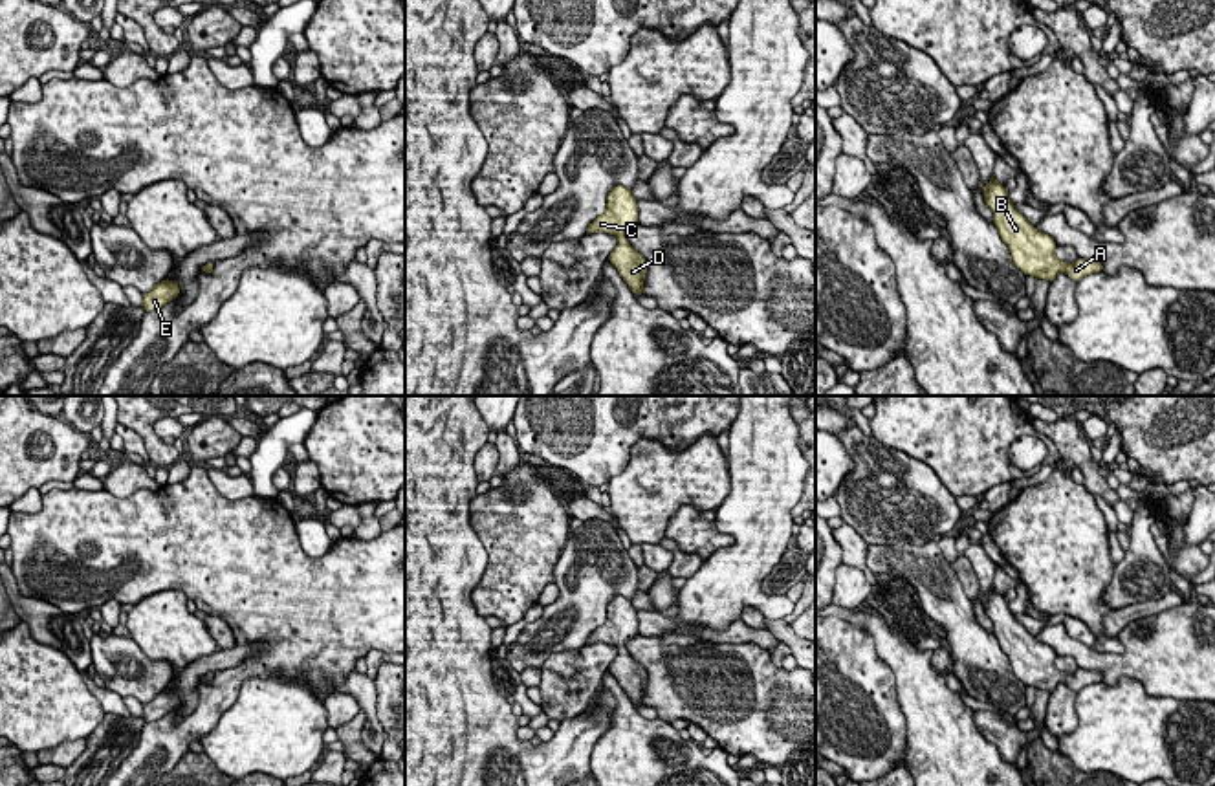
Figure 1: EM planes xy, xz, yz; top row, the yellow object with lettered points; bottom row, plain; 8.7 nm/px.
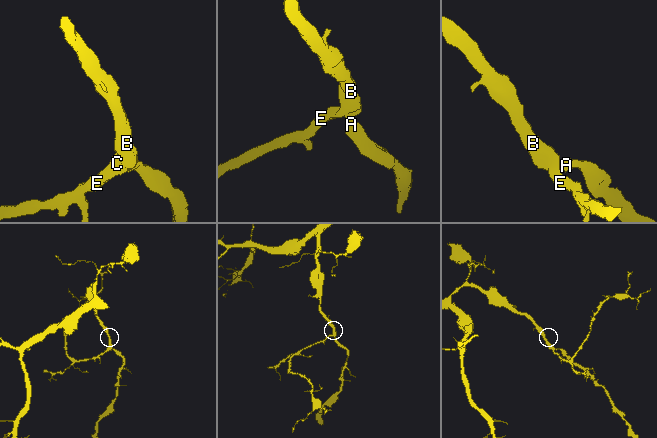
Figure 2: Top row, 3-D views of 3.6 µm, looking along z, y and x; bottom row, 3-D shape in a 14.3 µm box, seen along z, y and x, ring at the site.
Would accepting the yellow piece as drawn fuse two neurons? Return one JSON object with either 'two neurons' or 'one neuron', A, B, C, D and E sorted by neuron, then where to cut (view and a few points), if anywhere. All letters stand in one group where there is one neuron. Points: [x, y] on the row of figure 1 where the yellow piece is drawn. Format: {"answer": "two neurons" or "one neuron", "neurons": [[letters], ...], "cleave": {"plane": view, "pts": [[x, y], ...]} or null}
{"answer": "one neuron", "neurons": [["A", "B", "C", "D", "E"]], "cleave": null}

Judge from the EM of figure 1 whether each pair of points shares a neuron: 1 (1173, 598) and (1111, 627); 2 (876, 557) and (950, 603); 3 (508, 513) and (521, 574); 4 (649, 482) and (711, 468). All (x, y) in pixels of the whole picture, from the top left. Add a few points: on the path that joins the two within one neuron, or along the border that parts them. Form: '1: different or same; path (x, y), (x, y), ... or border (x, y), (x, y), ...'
1: same; path (1159, 605), (1126, 614)
2: same; path (895, 559), (908, 561), (931, 585)
3: same; path (521, 528), (521, 559)
4: same; path (664, 480), (697, 477)

